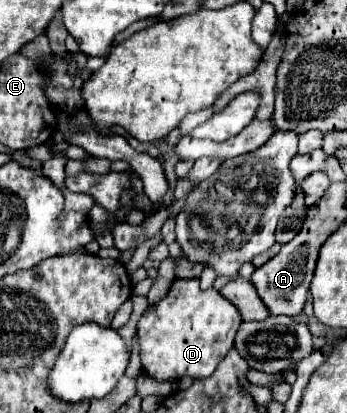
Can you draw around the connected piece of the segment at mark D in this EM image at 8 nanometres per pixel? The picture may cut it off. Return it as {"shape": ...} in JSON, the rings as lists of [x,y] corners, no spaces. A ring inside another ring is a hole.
{"shape":[[[175,279],[169,293],[163,301],[159,301],[153,309],[147,309],[137,325],[139,337],[141,337],[141,363],[149,377],[155,379],[179,379],[183,375],[189,375],[193,379],[207,377],[215,371],[223,355],[233,349],[235,335],[241,327],[243,319],[239,319],[239,309],[235,309],[233,303],[223,299],[217,289],[201,289],[199,279]]]}

